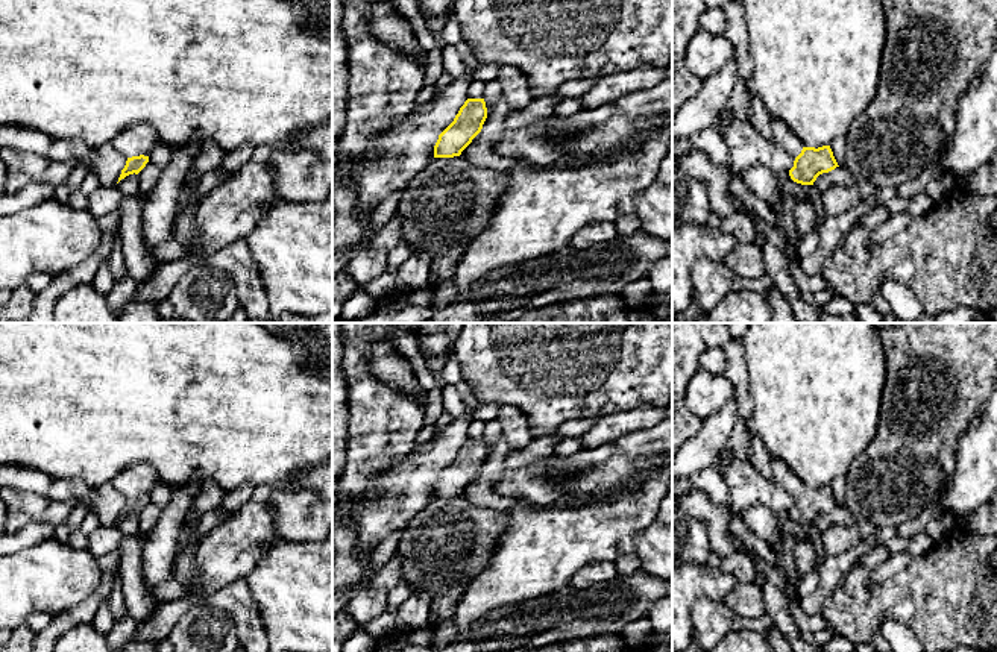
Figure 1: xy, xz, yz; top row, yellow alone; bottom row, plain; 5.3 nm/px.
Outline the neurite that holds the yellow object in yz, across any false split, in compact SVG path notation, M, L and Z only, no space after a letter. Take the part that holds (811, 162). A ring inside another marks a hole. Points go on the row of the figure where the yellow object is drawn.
M771 118L772 138L791 156L795 158L789 176L794 182L801 185L813 185L816 177L822 173L835 170L838 165L830 146L804 147L801 139L785 126L783 121Z

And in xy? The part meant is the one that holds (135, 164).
M146 123L131 126L114 138L112 146L127 158L118 182L129 174L138 174L149 162L149 153L156 144L156 133L153 127Z

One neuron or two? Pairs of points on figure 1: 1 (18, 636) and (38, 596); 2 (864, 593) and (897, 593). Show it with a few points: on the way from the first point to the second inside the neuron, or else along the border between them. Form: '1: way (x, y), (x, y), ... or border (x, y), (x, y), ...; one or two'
1: border (22, 623), (15, 630); two
2: way (871, 595), (890, 595); one

